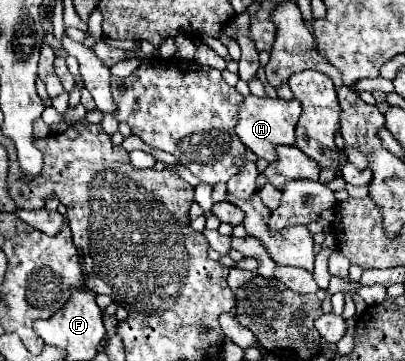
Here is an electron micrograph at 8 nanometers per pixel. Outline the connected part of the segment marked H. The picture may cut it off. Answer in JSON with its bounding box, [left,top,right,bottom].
[236,95,300,163]

